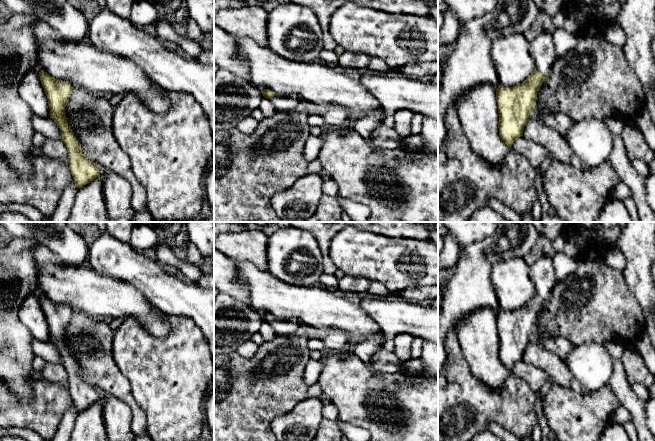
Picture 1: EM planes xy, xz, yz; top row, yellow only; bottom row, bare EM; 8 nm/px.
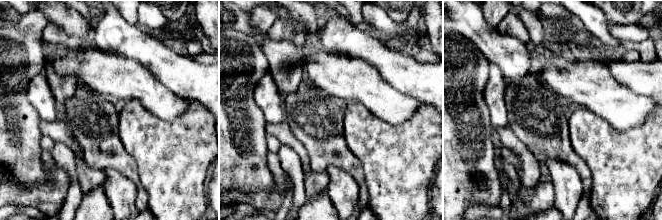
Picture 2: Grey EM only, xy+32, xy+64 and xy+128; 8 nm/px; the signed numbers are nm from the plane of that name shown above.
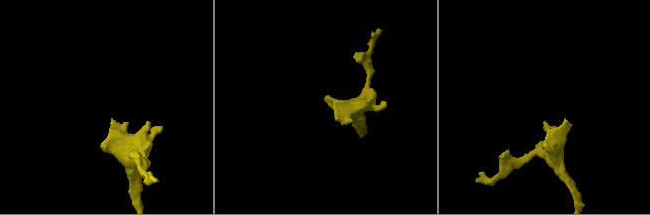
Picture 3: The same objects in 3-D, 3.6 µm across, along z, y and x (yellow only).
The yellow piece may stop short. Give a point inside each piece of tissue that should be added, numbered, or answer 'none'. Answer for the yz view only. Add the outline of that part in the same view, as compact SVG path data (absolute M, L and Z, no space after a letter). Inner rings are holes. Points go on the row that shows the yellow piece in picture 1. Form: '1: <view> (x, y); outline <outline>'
1: yz (542, 49); outline M545 32L530 42L530 53L535 69L539 73L549 74L557 60L556 49L551 32Z

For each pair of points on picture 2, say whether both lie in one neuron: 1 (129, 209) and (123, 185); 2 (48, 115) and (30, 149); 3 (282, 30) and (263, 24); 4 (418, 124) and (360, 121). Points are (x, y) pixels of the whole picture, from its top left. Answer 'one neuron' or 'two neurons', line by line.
1: one neuron
2: two neurons
3: two neurons
4: one neuron

